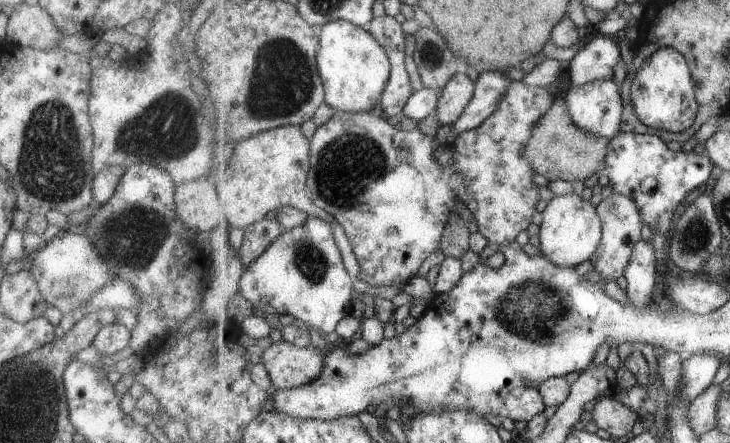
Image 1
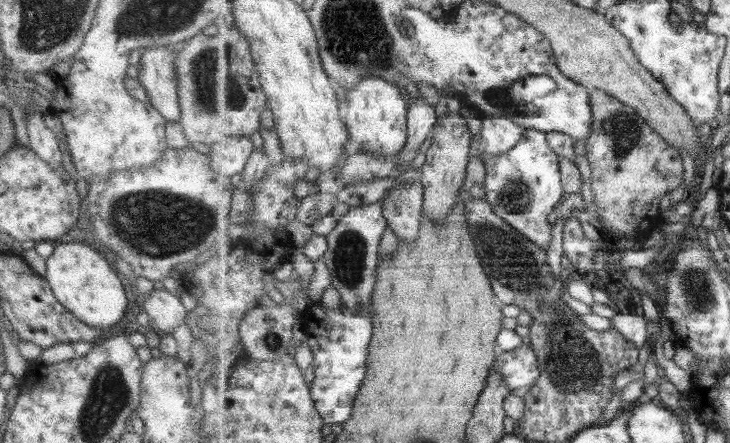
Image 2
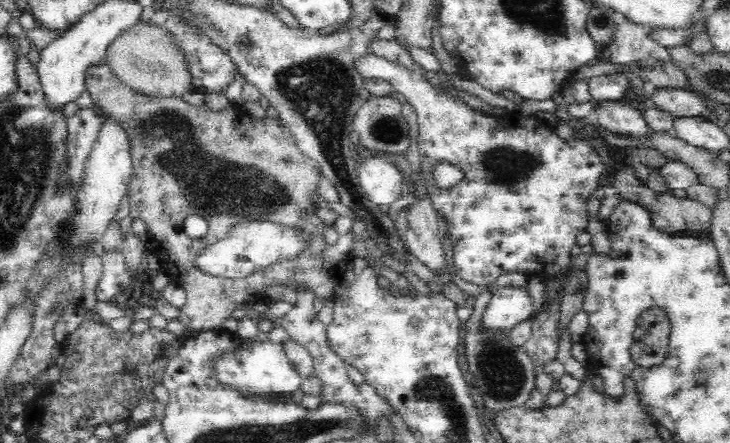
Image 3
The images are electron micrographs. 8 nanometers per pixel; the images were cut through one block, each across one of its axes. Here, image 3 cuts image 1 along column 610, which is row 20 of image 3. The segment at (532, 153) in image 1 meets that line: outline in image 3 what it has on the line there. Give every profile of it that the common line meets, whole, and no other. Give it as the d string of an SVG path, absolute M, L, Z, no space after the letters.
M139 19L130 30L114 39L102 61L125 85L150 97L182 97L185 92L193 91L184 49L170 31L149 21Z

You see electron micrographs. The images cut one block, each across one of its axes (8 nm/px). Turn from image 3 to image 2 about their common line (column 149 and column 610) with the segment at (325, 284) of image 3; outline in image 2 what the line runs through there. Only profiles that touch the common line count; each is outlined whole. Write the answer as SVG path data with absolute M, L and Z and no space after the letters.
M591 89L590 101L592 104L591 110L593 111L593 132L591 132L591 136L585 140L585 149L586 149L586 157L589 161L591 168L591 188L593 193L593 200L598 207L598 215L597 220L601 223L602 233L604 238L610 238L612 241L612 236L621 236L625 239L631 239L638 243L641 243L647 237L650 236L652 230L654 230L661 222L663 221L664 213L659 209L659 202L663 200L665 194L670 194L673 190L677 190L681 184L683 184L685 180L685 168L683 168L683 158L681 158L681 154L679 154L677 148L675 146L671 146L671 144L662 141L660 134L657 131L653 131L650 124L647 124L647 121L639 115L637 109L633 107L627 106L625 103L621 102L617 97L609 96L605 91L599 89Z

